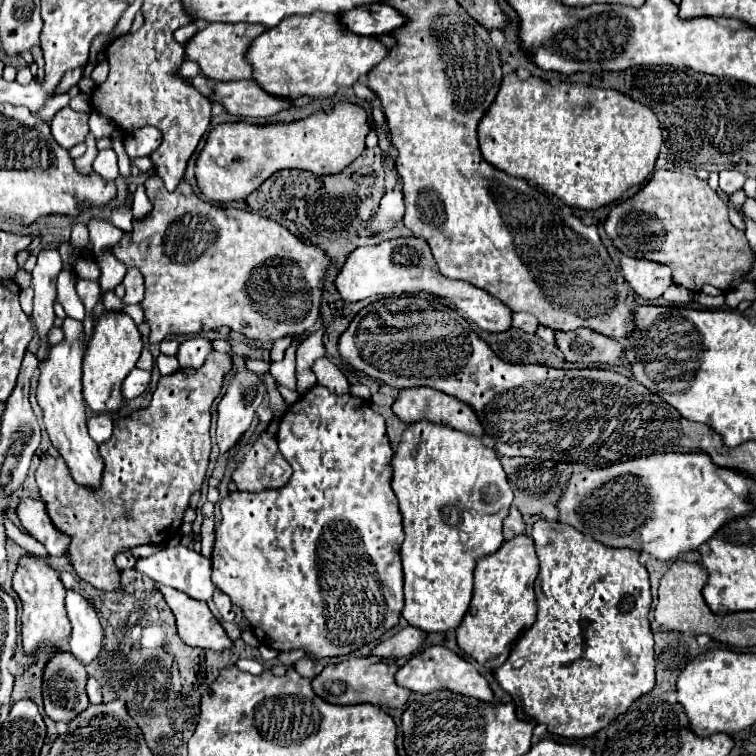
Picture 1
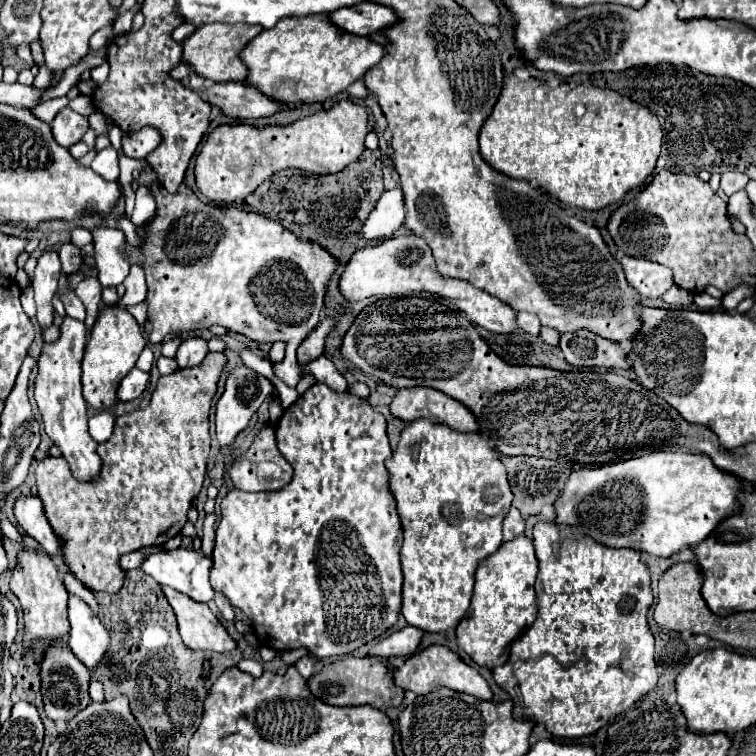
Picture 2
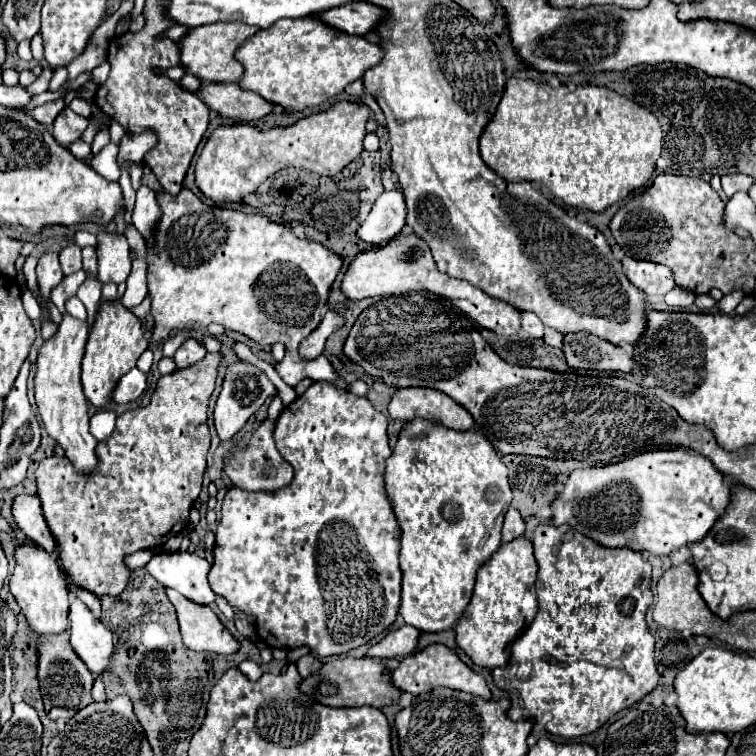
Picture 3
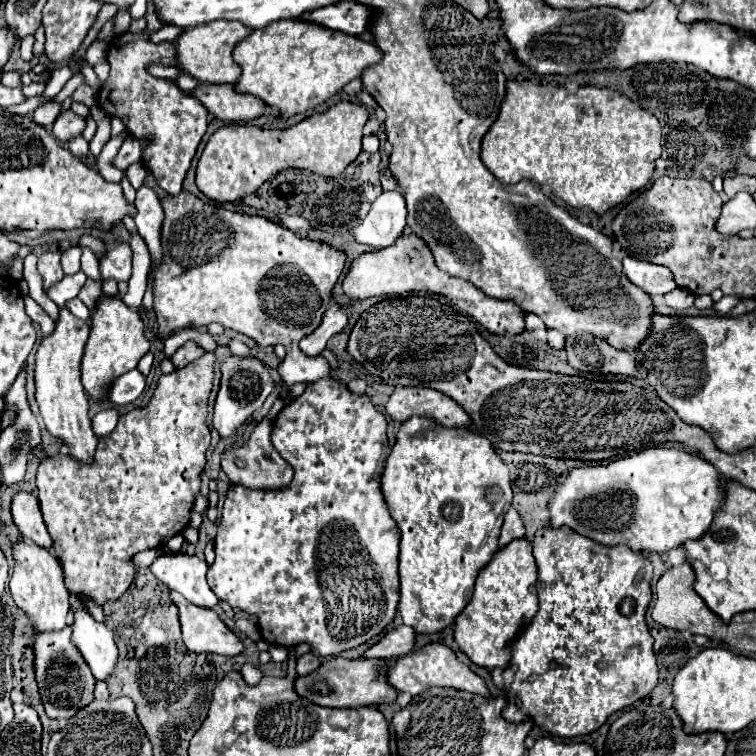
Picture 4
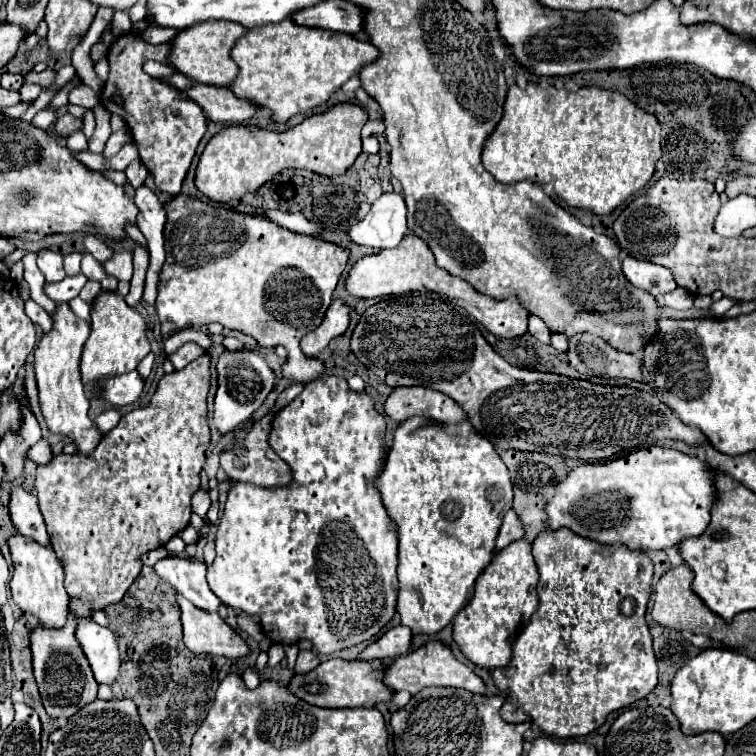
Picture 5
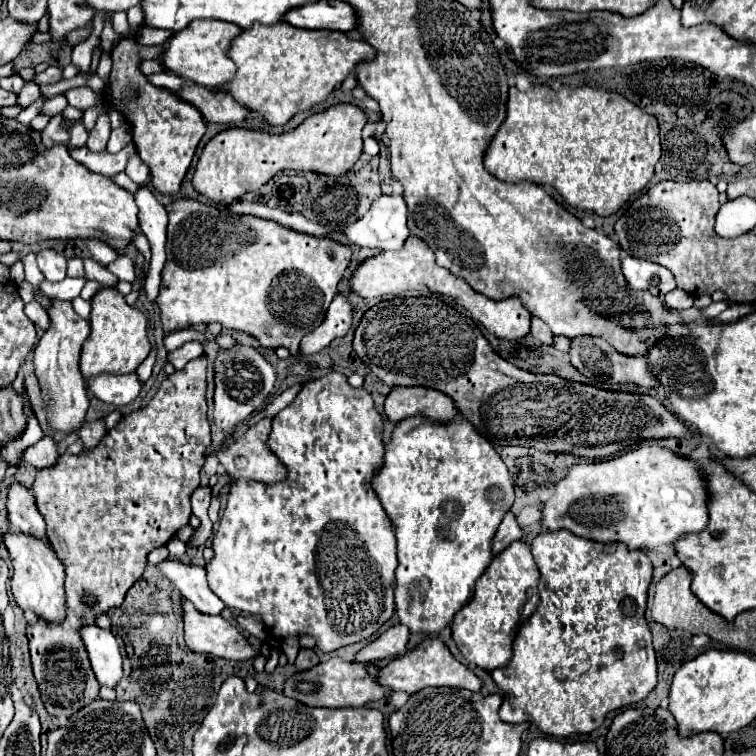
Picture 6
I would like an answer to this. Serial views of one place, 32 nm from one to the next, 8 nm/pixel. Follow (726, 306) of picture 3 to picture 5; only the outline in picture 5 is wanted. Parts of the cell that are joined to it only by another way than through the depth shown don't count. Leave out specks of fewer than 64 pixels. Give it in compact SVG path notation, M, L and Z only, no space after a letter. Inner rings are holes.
M722 298L722 300L718 300L718 302L712 302L712 306L708 308L708 312L710 312L712 318L720 318L732 304L734 304L734 300L730 300L730 298Z

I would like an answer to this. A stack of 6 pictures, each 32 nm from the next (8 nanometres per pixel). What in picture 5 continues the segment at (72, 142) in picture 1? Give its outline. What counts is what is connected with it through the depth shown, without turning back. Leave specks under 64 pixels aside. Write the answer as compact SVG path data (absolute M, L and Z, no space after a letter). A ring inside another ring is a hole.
M62 114L62 118L56 124L56 132L62 134L62 136L70 136L78 128L82 128L82 120L78 120L78 118L70 116L70 114Z

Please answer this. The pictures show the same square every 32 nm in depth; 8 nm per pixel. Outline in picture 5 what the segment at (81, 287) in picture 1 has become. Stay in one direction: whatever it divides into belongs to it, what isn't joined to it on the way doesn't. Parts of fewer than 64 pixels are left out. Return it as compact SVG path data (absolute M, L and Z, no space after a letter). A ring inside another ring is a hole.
M88 280L86 282L86 286L82 288L82 292L80 292L80 298L82 300L86 300L86 302L92 302L98 294L100 294L100 282L92 282L92 280Z

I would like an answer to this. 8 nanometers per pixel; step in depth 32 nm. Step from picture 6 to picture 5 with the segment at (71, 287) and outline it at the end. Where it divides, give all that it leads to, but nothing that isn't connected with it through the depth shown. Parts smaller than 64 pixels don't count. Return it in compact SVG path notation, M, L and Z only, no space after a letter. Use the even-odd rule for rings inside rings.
M84 274L66 276L62 282L44 284L44 294L48 298L52 298L54 302L70 302L72 298L76 298L80 294L84 284L86 284L86 276Z

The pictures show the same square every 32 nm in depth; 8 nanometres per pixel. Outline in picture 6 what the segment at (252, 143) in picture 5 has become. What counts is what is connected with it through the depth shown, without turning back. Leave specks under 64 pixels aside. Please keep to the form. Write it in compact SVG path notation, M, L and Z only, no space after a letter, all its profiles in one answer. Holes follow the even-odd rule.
M336 104L278 136L260 130L228 128L204 146L192 186L212 202L230 204L242 194L262 188L280 170L310 170L328 176L346 174L362 154L362 128L366 122L366 112L356 104Z

